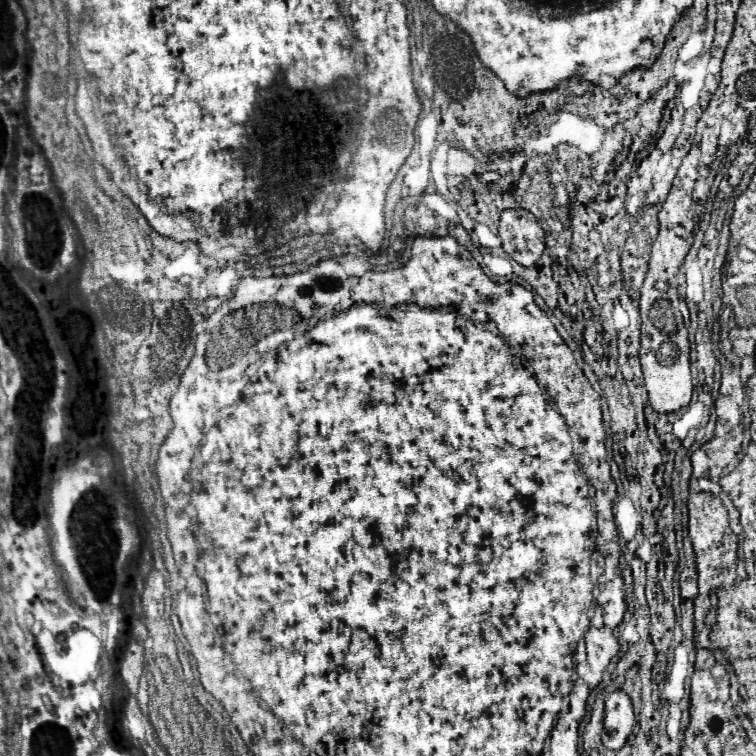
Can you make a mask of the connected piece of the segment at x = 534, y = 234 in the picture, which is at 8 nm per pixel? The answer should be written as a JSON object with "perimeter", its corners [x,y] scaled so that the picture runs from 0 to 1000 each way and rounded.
{"perimeter":[[[667,278],[659,307],[667,333],[688,352],[704,352],[714,344],[720,333],[720,304],[698,278]]]}

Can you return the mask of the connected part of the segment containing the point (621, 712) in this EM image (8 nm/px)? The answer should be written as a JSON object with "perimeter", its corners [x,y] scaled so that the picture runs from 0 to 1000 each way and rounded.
{"perimeter":[[[815,913],[802,923],[802,947],[799,947],[799,968],[796,981],[807,992],[817,992],[828,984],[831,974],[839,963],[839,939],[831,918]]]}

